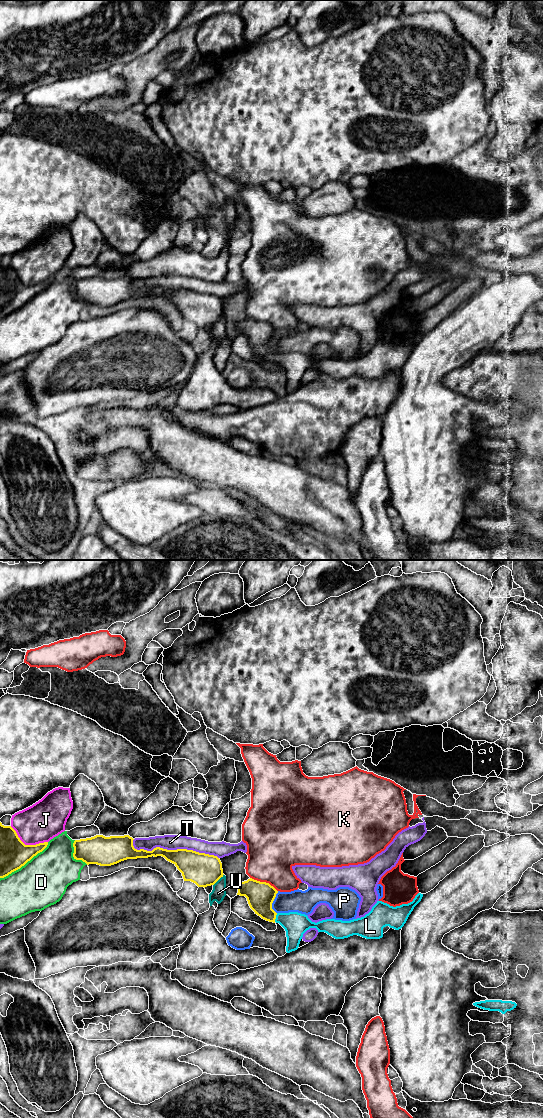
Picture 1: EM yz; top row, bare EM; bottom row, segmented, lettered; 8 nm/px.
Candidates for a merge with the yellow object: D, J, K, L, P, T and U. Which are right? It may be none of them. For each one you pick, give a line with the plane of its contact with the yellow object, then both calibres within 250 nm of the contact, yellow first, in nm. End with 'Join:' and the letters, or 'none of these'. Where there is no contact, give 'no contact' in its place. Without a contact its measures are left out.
L: meets yellow in yz; 220 nm thick on the yellow side, 190 nm on the other
Join: L

